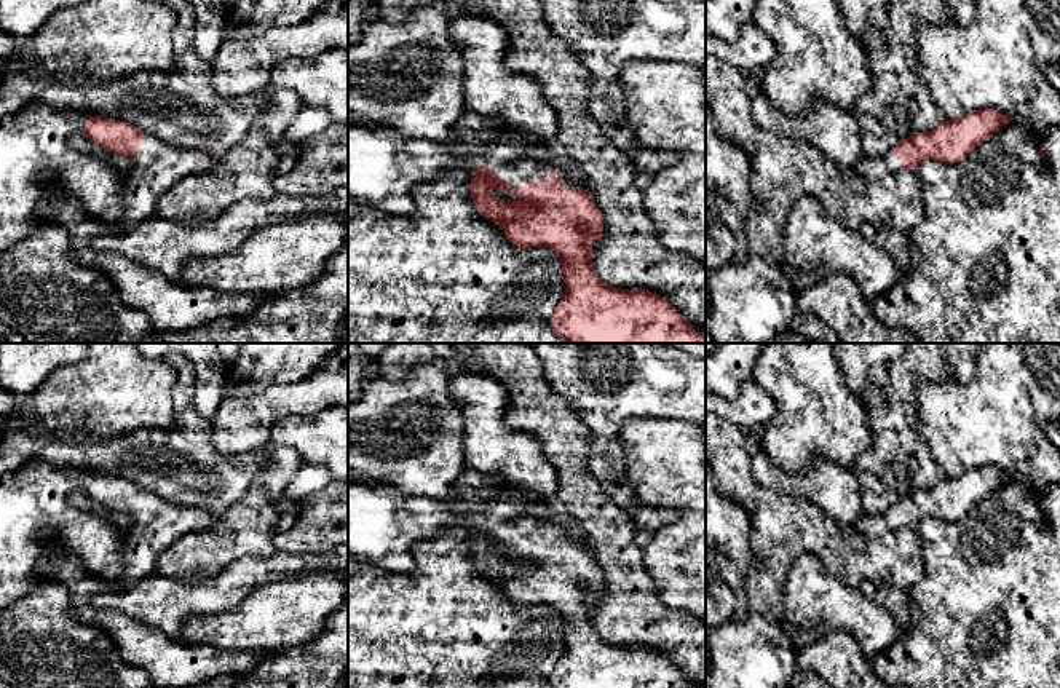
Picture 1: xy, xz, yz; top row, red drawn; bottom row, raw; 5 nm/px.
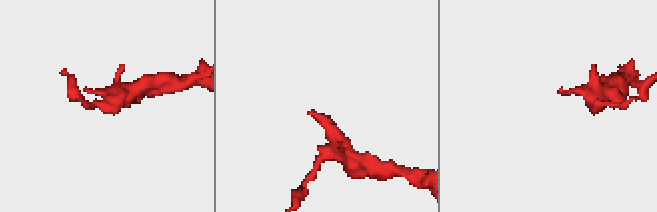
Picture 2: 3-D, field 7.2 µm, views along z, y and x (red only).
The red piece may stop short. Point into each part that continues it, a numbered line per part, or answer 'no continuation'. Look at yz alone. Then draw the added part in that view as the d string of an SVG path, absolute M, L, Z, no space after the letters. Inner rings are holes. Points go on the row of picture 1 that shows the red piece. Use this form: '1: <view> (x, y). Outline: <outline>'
1: yz (877, 168). Outline: M886 155L878 158L862 156L854 163L854 169L859 176L867 180L881 179L886 174L900 176L902 174L902 161L897 156Z

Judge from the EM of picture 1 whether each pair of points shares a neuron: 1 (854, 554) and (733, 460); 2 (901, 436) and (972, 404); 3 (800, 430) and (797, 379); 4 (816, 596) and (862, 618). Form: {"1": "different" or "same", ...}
{"1": "same", "2": "different", "3": "same", "4": "same"}

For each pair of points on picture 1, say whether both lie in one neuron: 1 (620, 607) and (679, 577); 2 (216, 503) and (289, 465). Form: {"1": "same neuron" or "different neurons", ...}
{"1": "different neurons", "2": "different neurons"}

